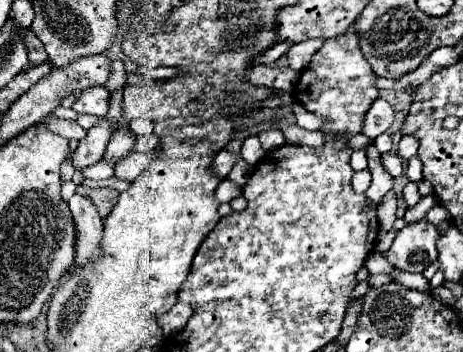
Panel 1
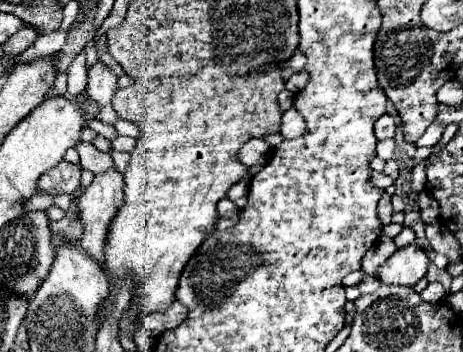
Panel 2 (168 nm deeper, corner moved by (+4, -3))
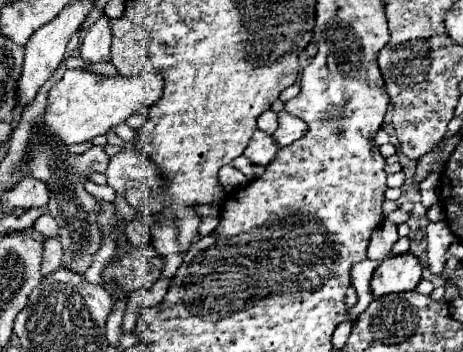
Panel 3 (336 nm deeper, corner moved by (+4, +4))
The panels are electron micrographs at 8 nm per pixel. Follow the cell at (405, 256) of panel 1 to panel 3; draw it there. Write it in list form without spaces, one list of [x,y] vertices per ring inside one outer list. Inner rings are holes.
[[[412,252],[406,254],[390,254],[372,276],[372,294],[382,296],[388,292],[404,292],[414,290],[422,280],[422,264],[420,258]]]

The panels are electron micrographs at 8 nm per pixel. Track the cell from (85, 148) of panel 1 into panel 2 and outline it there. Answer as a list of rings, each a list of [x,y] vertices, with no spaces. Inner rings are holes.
[[[58,163],[54,169],[46,171],[40,177],[38,183],[38,193],[50,193],[50,195],[74,195],[78,185],[80,185],[80,165],[72,163]]]

